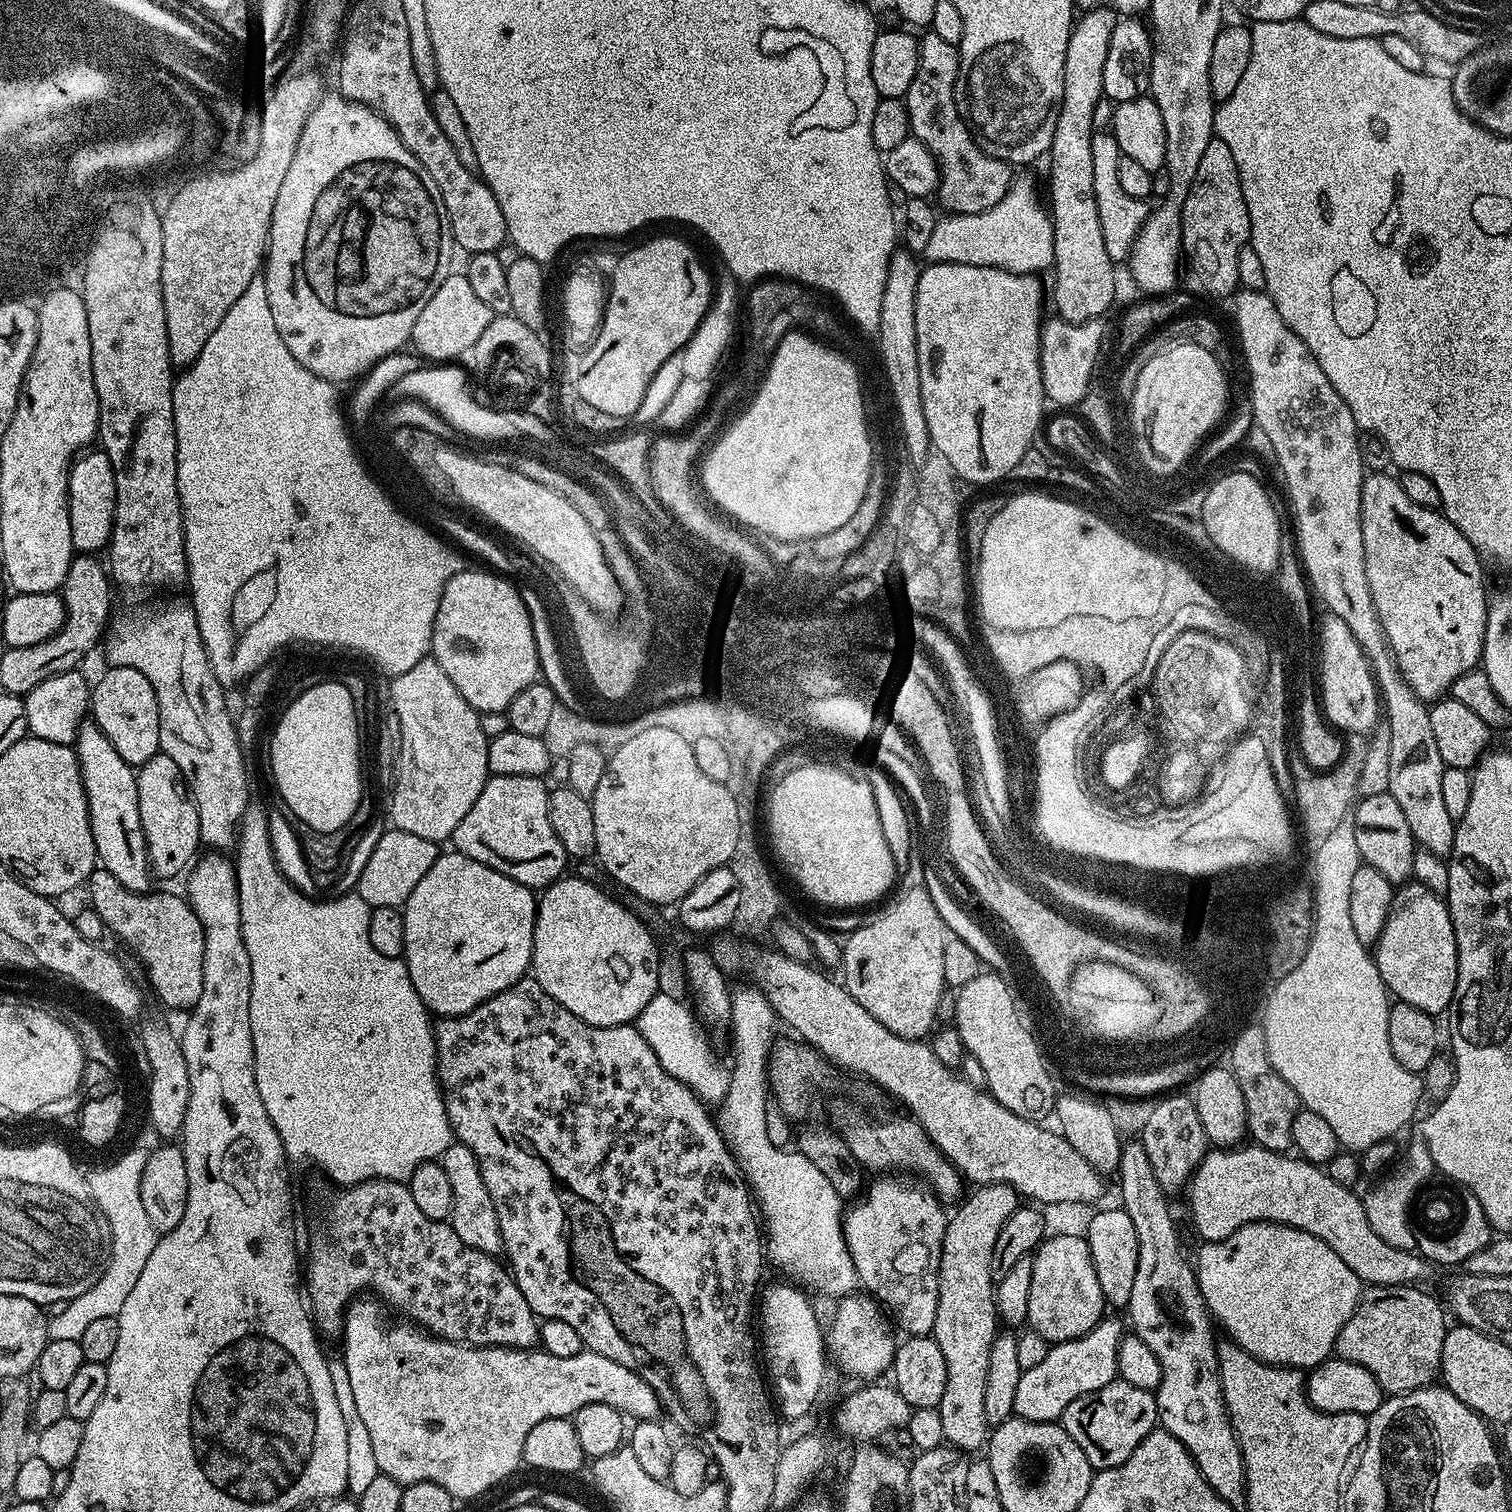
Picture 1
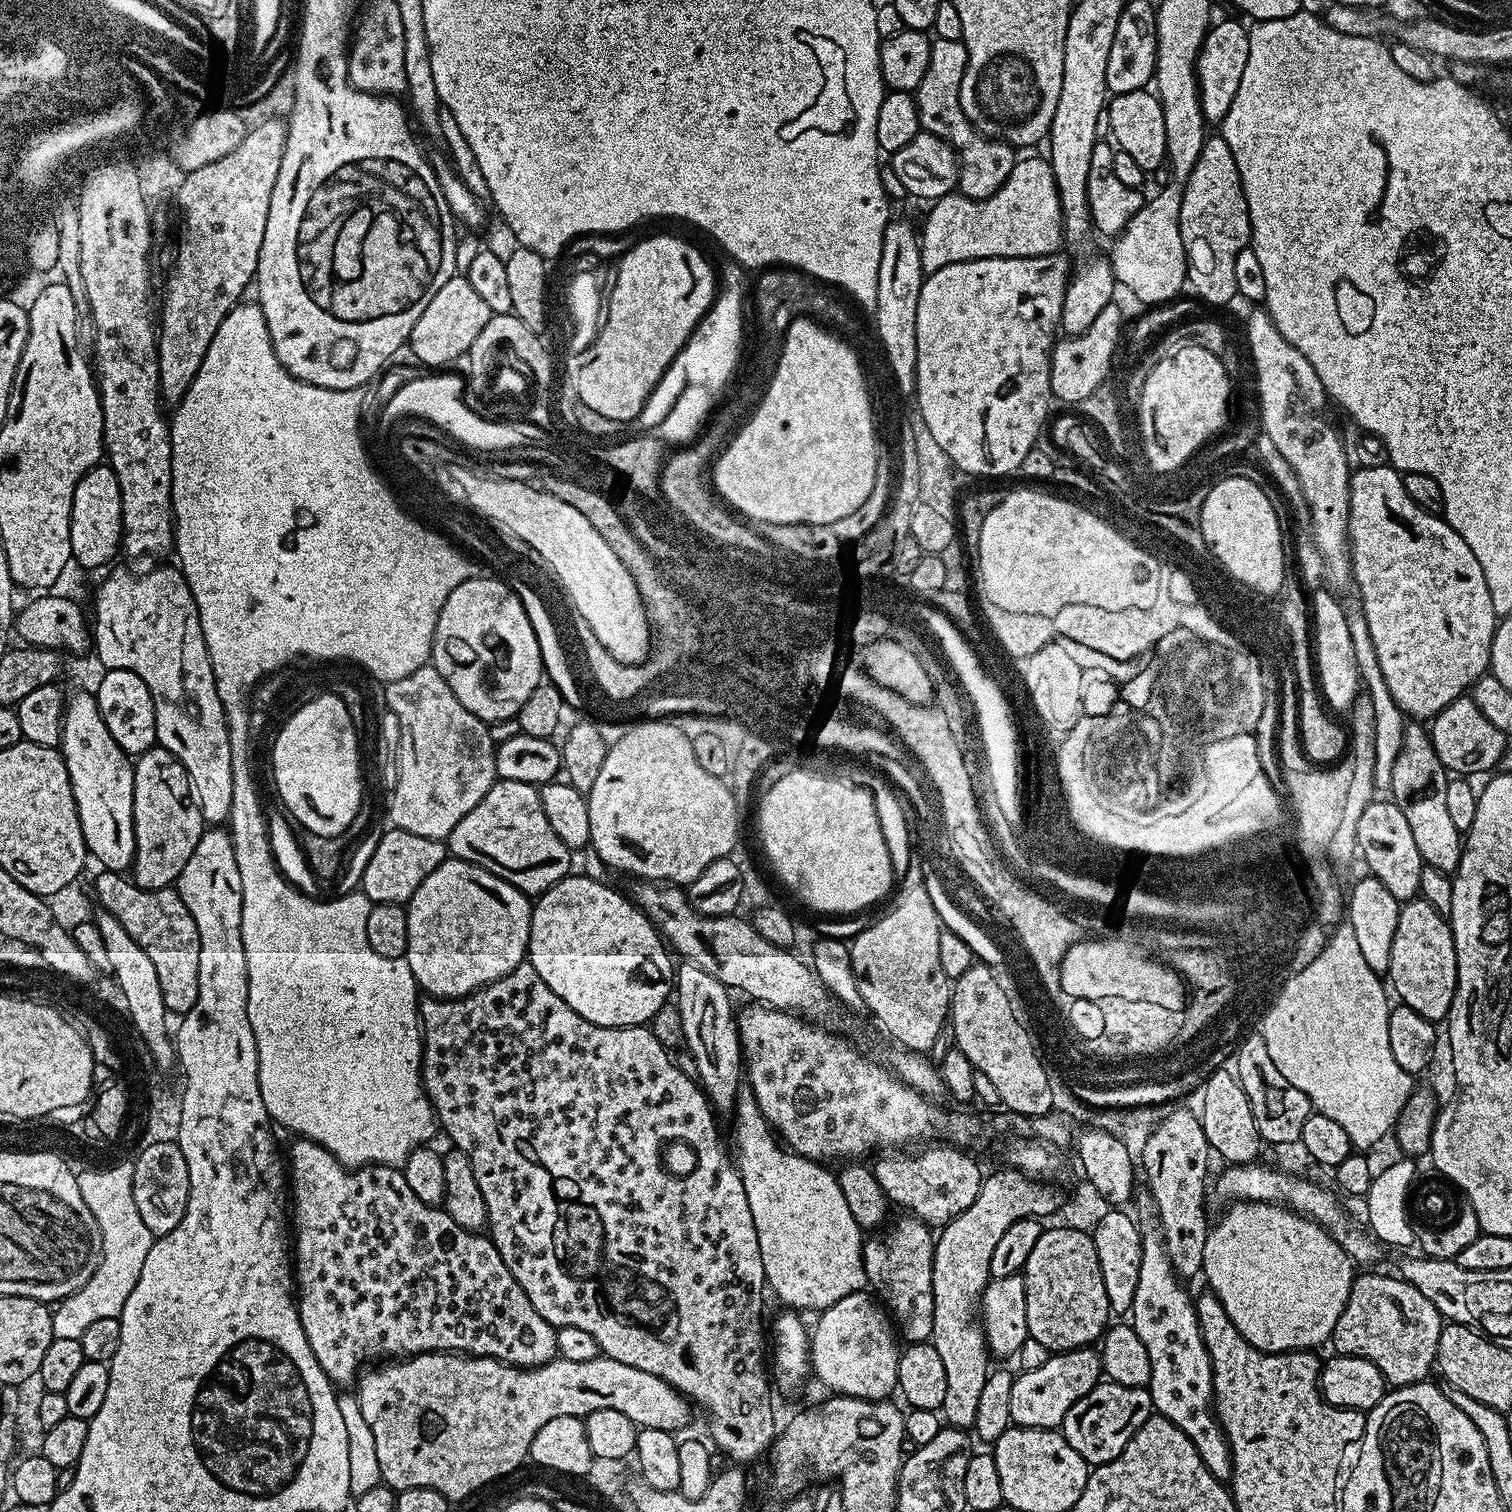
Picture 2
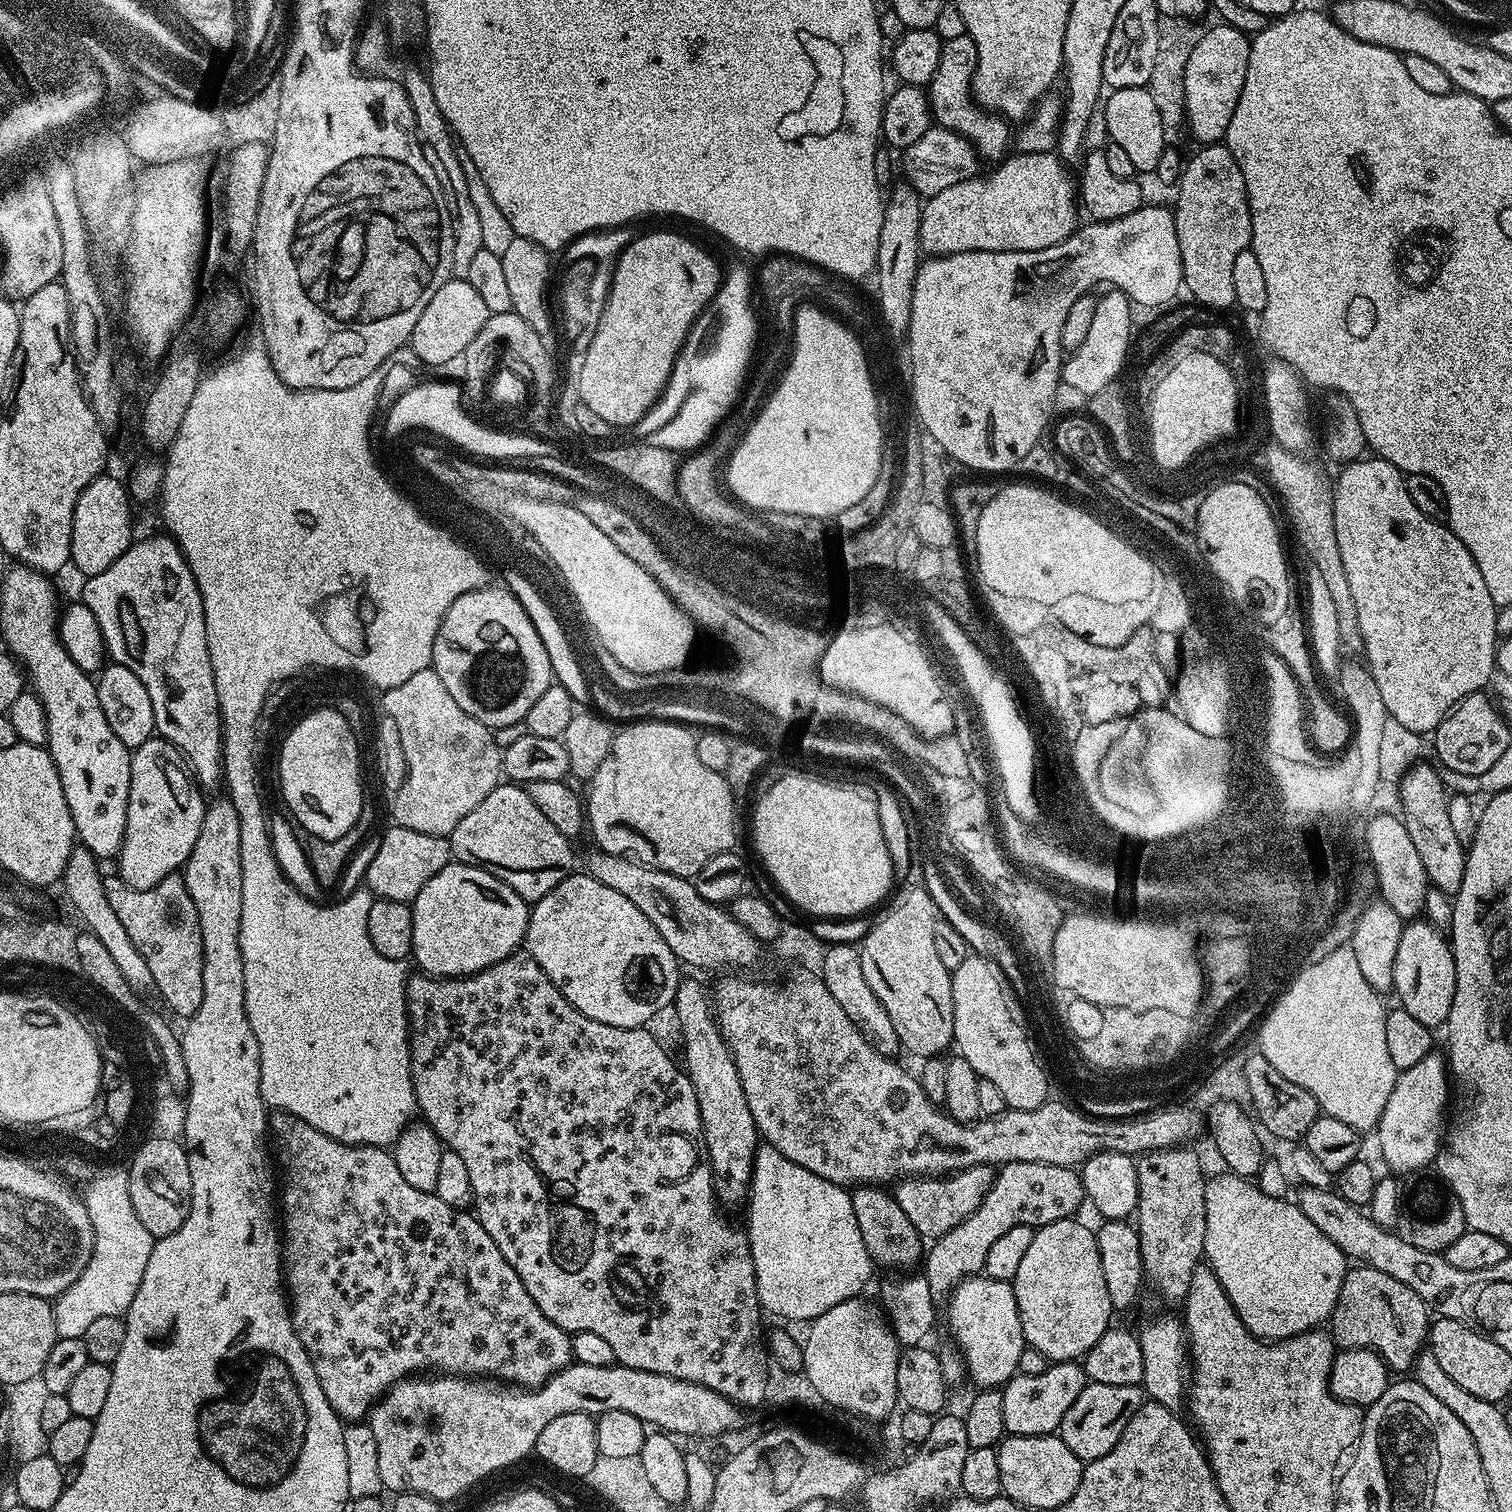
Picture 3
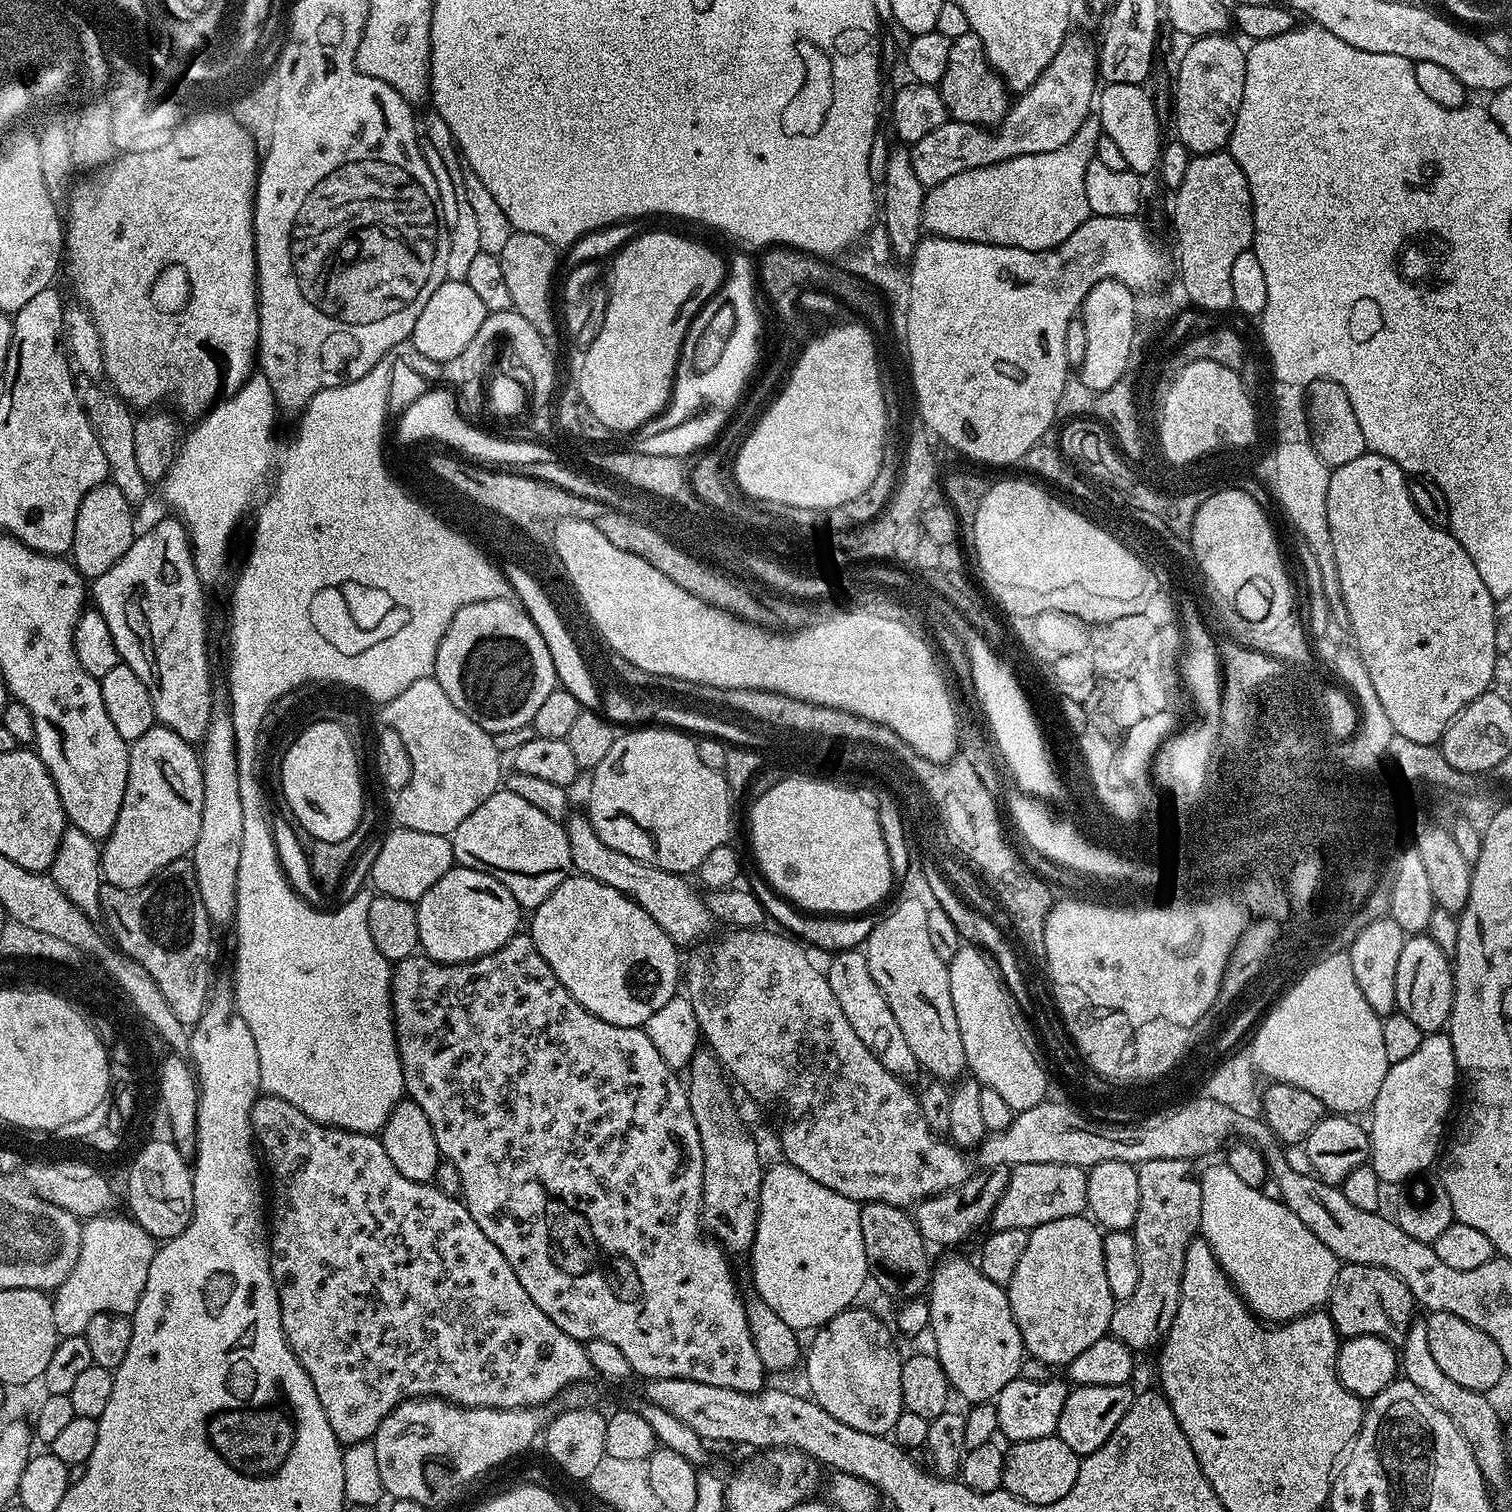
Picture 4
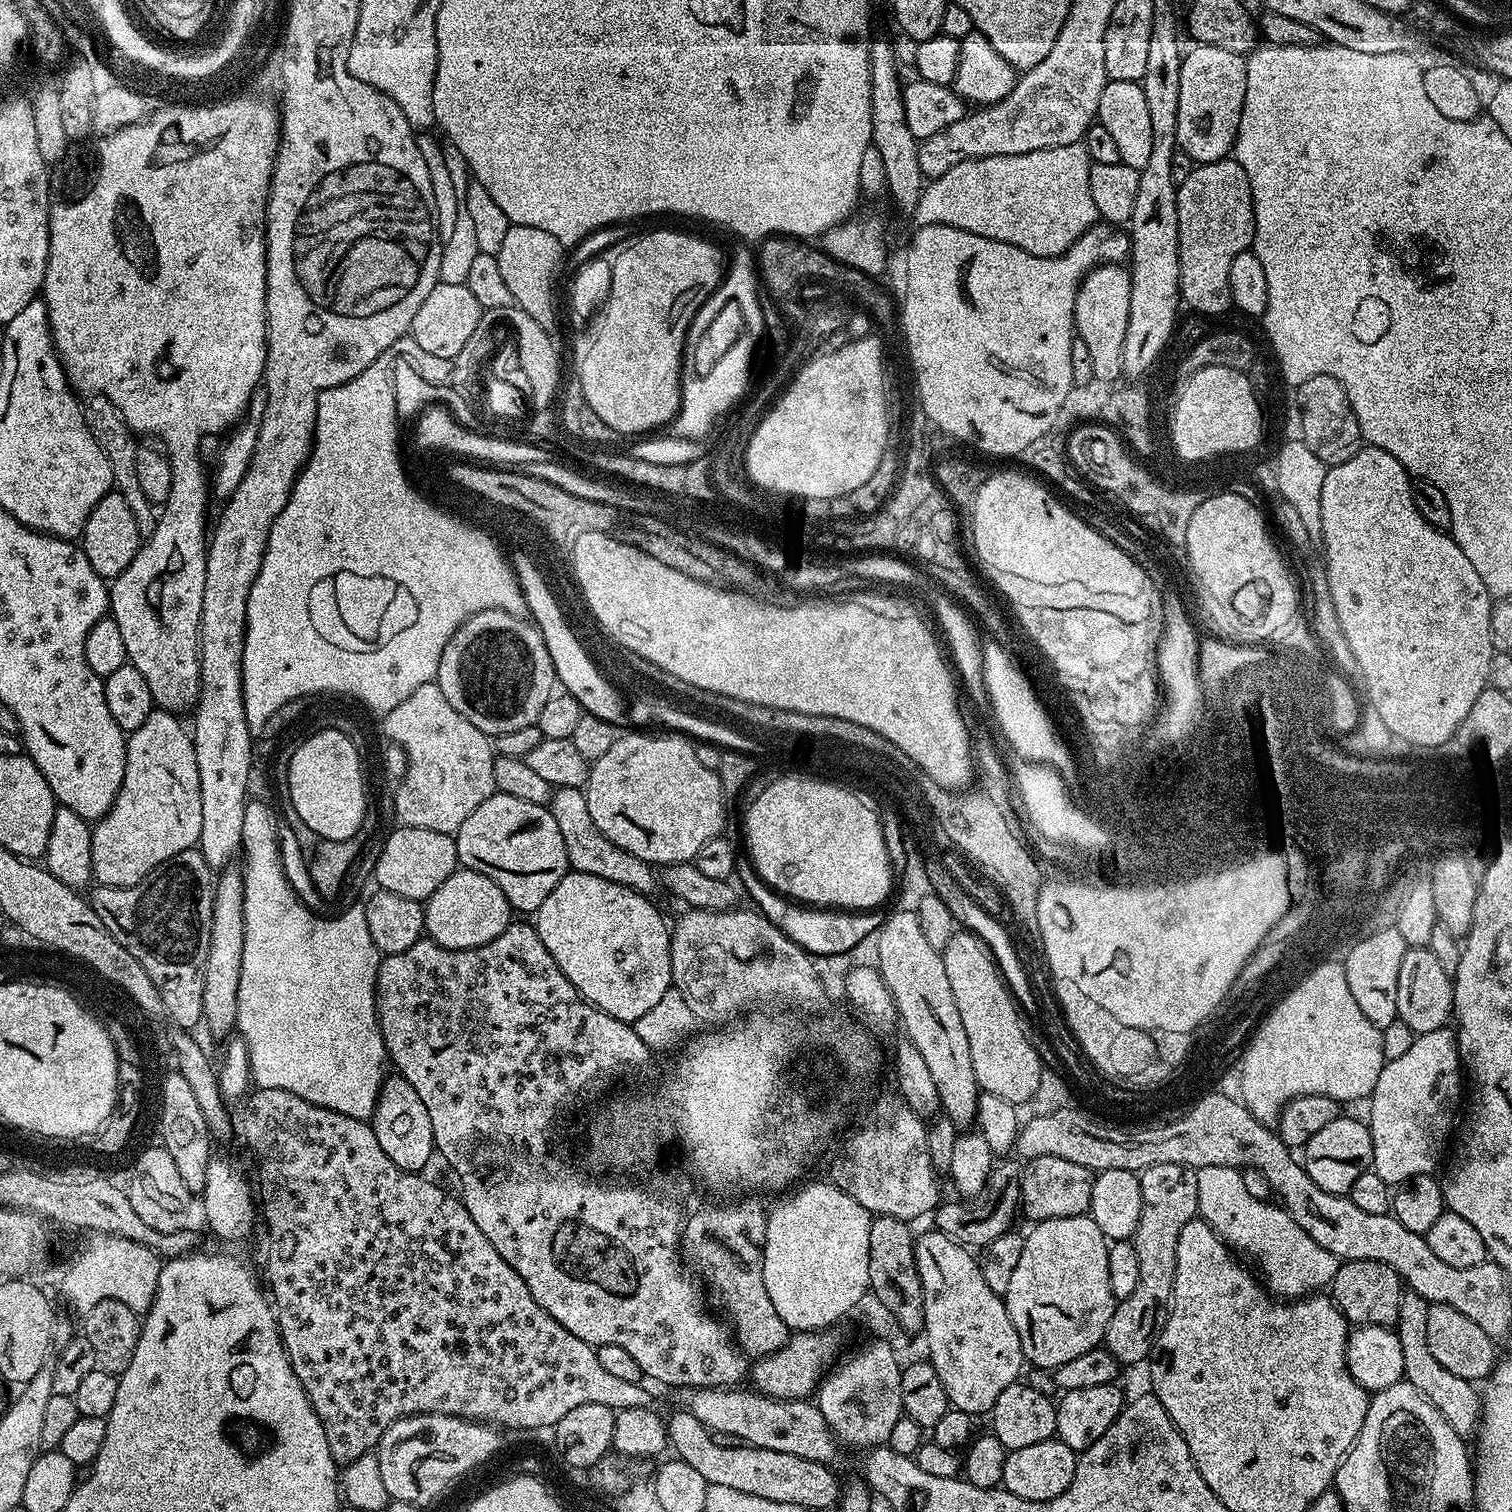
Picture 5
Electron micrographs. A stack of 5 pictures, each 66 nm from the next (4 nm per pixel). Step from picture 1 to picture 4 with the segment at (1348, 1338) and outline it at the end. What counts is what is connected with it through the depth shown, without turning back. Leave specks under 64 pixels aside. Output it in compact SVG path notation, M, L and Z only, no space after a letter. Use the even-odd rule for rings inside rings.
M1341 1263L1328 1295L1326 1311L1341 1337L1377 1336L1393 1346L1403 1345L1418 1305L1402 1278L1390 1270L1365 1264Z

